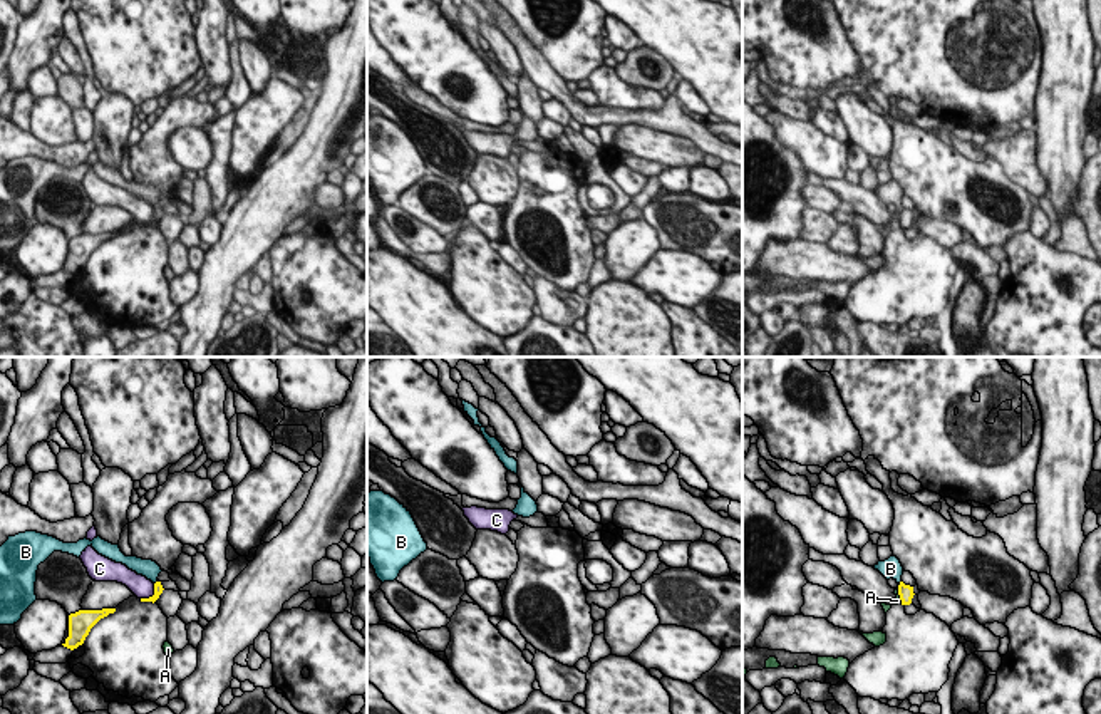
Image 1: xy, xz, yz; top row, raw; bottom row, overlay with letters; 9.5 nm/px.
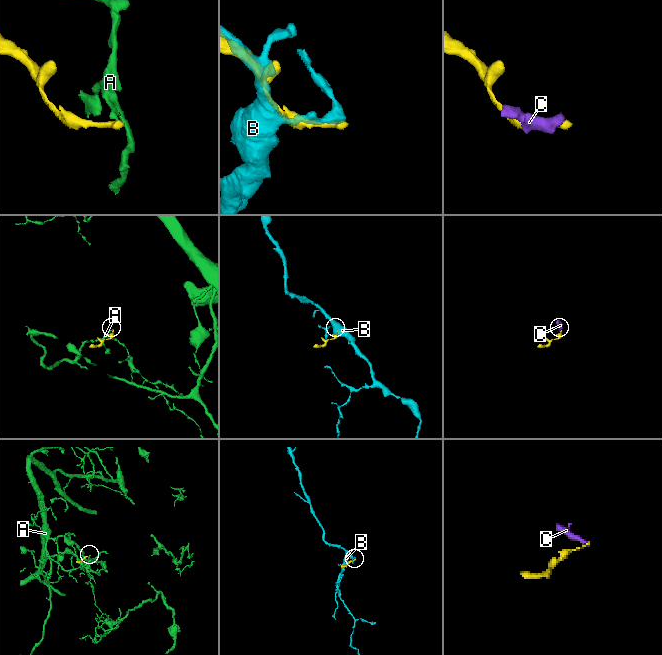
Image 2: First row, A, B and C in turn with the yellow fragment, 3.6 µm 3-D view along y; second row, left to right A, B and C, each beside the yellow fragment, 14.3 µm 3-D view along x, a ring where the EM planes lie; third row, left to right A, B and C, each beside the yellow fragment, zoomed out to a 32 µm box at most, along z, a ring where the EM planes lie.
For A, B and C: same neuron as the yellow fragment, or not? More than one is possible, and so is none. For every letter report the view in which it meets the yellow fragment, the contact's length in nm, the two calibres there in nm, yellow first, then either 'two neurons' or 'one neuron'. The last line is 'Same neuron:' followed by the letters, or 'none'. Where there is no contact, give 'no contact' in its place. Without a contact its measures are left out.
A: yz | 150 nm | 140/70 nm | two neurons
B: xy | 60 nm | 100/170 nm | one neuron
C: xy | 200 nm | 100/200 nm | two neurons
Same neuron: B

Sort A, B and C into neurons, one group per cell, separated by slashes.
A C / B

